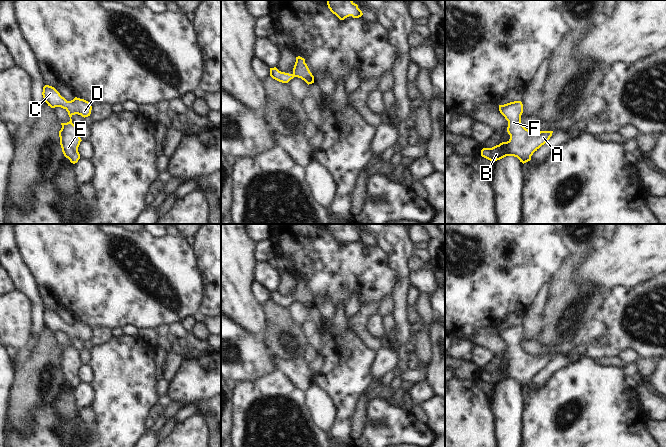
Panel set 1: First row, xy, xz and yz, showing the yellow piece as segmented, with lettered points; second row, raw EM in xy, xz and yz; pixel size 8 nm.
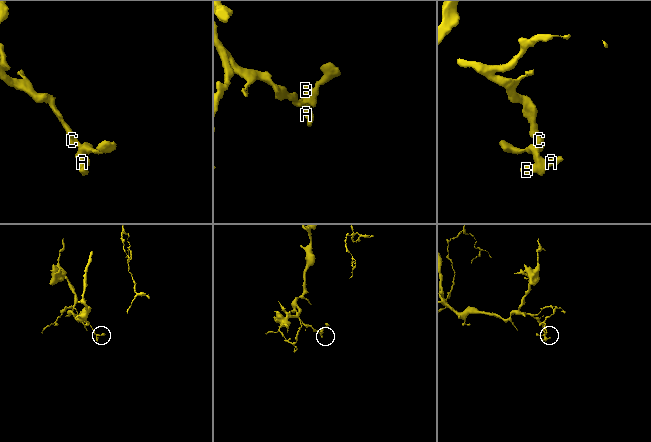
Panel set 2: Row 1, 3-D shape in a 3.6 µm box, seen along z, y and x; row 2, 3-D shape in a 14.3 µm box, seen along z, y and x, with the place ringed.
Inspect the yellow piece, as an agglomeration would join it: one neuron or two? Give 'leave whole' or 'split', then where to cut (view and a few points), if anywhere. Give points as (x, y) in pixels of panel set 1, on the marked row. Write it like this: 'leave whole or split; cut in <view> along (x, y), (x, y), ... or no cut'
leave whole; no cut

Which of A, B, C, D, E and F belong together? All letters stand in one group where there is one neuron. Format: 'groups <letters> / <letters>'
groups A B C D E F

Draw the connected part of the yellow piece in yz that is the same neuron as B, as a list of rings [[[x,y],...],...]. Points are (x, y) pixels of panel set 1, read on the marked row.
[[[521,101],[499,105],[499,111],[508,121],[507,132],[510,139],[492,148],[483,148],[481,156],[490,161],[497,161],[506,156],[517,157],[523,164],[530,161],[533,153],[550,139],[553,131],[534,132],[526,129],[521,124]]]

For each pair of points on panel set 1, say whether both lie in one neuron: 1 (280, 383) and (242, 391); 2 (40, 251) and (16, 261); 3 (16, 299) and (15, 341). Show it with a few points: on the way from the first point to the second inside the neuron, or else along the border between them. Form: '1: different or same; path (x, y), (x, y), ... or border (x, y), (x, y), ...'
1: same; path (271, 389), (251, 391)
2: different; border (14, 236), (19, 254), (33, 279)
3: same; path (15, 309), (15, 331)

